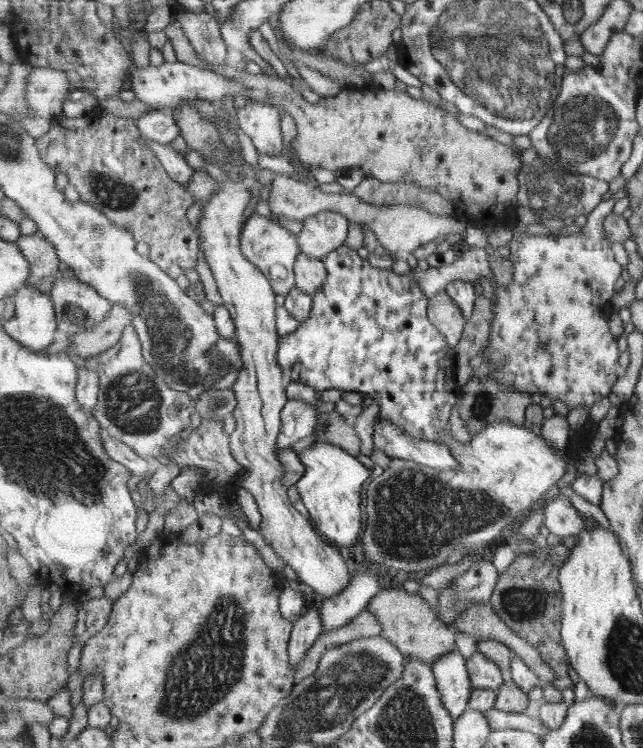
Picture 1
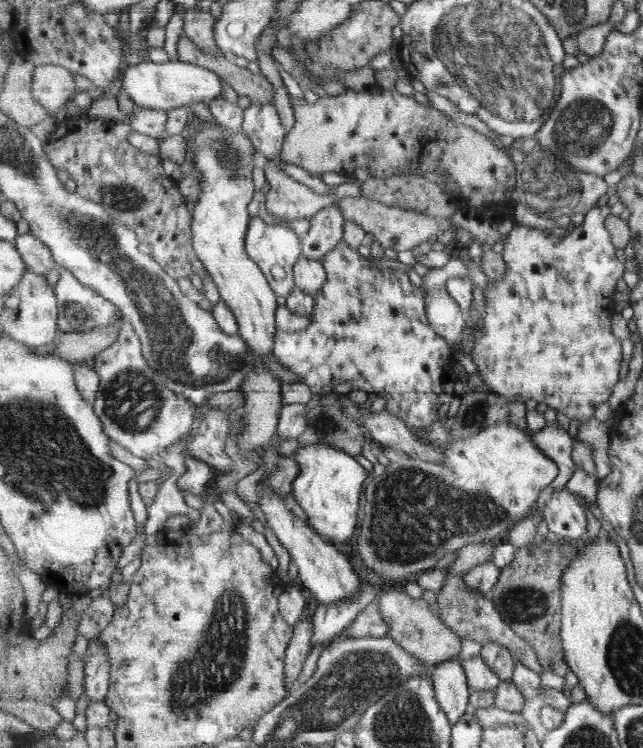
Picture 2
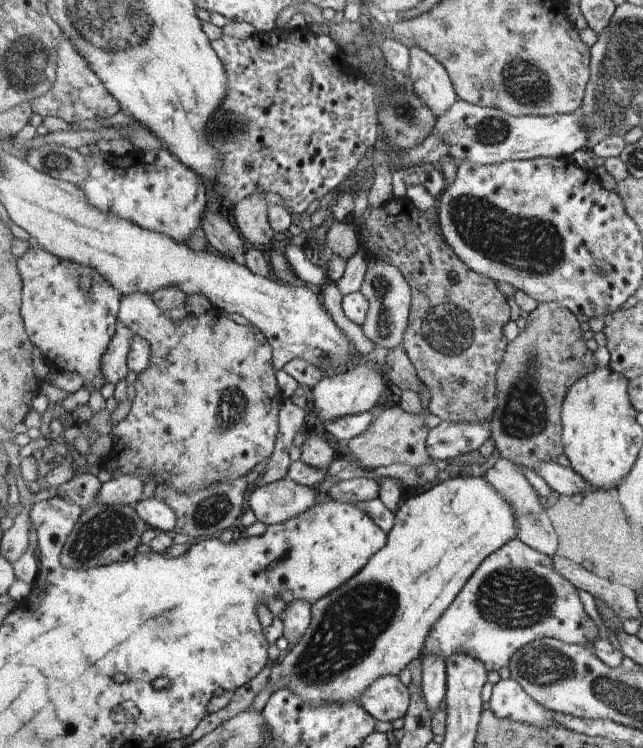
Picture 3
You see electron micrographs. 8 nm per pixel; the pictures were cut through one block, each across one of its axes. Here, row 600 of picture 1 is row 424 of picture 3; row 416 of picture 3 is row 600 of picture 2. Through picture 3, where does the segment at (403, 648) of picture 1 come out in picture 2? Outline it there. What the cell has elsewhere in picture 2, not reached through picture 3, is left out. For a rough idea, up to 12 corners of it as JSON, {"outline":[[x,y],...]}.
{"outline":[[380,595],[394,638],[430,667],[458,659],[463,638],[421,597]]}

